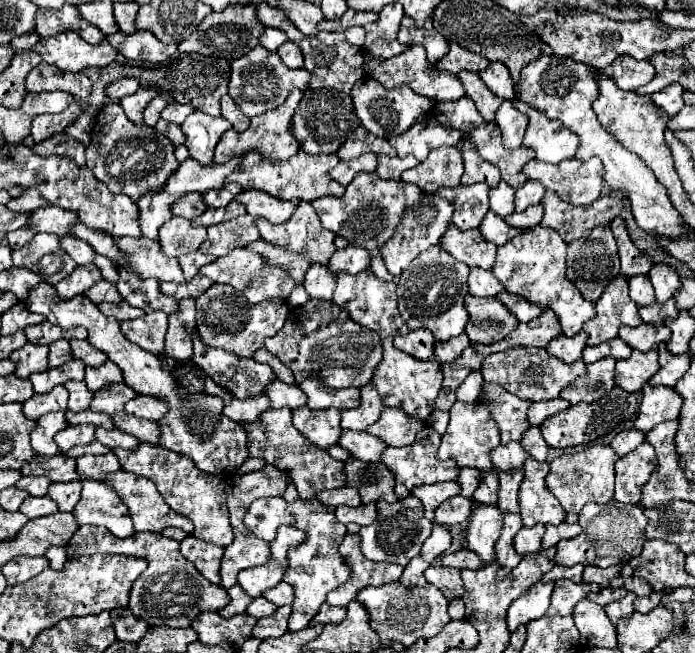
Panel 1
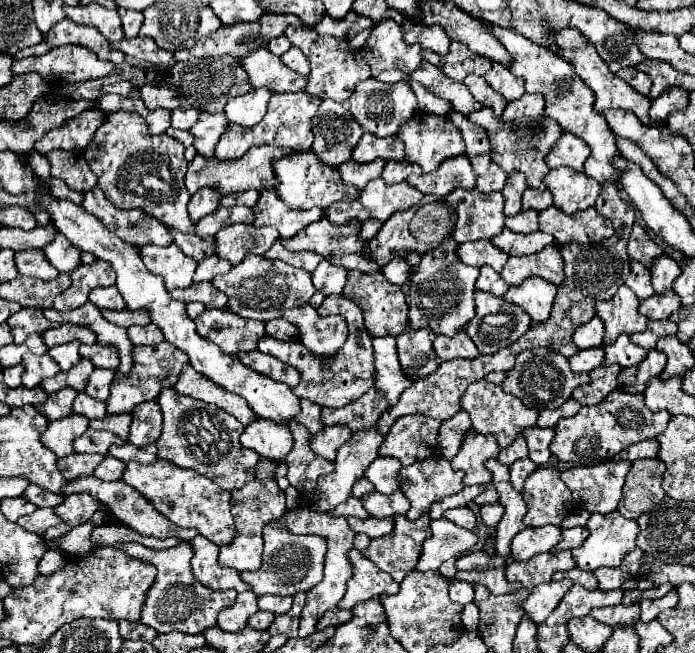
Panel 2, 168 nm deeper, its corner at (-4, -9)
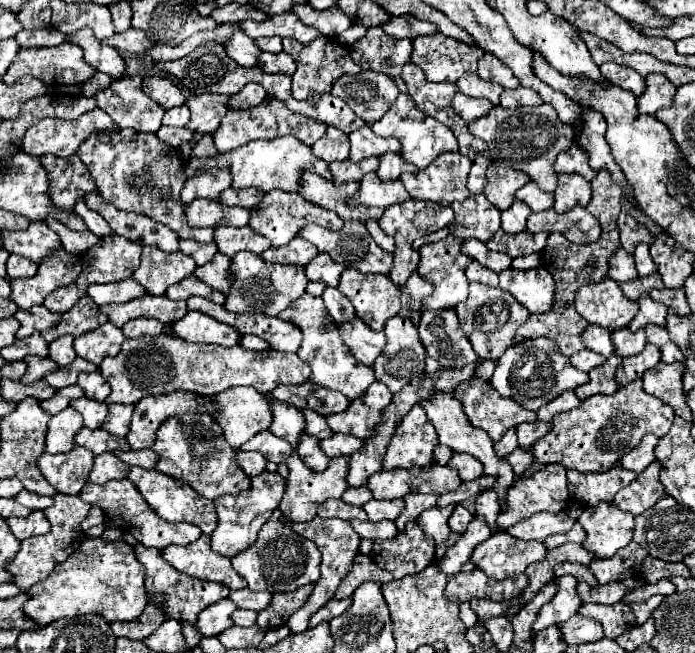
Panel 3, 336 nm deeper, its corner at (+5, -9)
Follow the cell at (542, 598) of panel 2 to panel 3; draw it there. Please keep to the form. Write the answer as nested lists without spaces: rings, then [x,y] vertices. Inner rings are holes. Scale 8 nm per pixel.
[[[560,576],[560,578],[554,578],[554,582],[558,586],[558,594],[548,604],[542,606],[534,630],[542,630],[542,628],[548,628],[552,624],[566,622],[582,606],[580,596],[576,592],[578,580],[574,576]]]

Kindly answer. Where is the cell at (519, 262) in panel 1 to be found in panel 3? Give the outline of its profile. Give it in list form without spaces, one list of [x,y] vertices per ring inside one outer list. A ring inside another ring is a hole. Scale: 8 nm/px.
[[[590,324],[588,330],[584,330],[584,340],[586,340],[586,348],[602,354],[604,358],[610,358],[614,354],[612,332],[608,328],[600,328],[596,324]]]

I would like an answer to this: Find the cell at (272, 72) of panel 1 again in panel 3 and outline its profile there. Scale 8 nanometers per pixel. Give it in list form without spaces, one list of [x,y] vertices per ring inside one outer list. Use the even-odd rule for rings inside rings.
[[[240,28],[234,30],[234,34],[224,42],[224,48],[226,48],[226,54],[236,60],[240,66],[256,66],[256,58],[260,54],[260,48],[254,44],[254,40],[242,32]]]

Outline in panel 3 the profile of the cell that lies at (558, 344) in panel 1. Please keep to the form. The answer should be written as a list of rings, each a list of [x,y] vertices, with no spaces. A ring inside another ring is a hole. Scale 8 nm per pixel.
[[[580,350],[580,352],[576,352],[576,354],[570,356],[570,362],[572,362],[572,366],[576,366],[580,370],[590,372],[592,368],[602,366],[606,362],[606,358],[600,356],[600,354],[596,354],[596,352],[592,352],[592,350]]]

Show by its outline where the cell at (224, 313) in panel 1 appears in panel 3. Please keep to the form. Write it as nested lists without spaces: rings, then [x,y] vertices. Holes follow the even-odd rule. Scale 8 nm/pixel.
[[[188,312],[182,320],[172,324],[172,332],[188,342],[234,346],[240,342],[240,332],[228,324],[222,324],[206,314]]]

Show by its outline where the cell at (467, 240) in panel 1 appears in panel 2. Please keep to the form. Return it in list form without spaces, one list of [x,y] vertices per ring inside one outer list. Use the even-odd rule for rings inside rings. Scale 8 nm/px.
[[[477,240],[477,242],[465,242],[459,244],[457,248],[457,256],[461,258],[463,264],[467,266],[491,266],[493,270],[501,270],[503,264],[507,262],[509,254],[501,252],[497,246],[493,246],[489,240]]]

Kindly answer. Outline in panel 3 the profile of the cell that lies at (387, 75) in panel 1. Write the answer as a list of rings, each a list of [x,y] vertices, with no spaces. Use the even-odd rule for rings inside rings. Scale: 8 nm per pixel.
[[[458,92],[456,98],[452,98],[452,108],[456,110],[456,114],[462,120],[472,122],[476,118],[486,116],[494,106],[492,106],[492,102],[488,102],[484,98],[470,98],[470,96],[464,96],[462,92]]]

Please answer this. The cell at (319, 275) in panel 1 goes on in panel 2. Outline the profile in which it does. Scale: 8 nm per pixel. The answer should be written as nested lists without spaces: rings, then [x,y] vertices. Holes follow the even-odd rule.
[[[321,262],[313,272],[313,286],[323,292],[325,296],[341,294],[345,286],[347,272],[341,270],[341,266],[333,266],[329,262]]]

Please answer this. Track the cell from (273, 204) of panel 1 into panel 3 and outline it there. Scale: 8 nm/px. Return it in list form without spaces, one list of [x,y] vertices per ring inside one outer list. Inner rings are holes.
[[[272,190],[272,192],[268,192],[264,198],[262,198],[262,202],[260,202],[260,206],[254,206],[252,210],[250,210],[250,226],[258,232],[258,234],[262,234],[262,236],[266,236],[270,242],[272,242],[272,246],[286,246],[292,238],[296,238],[296,234],[304,228],[304,226],[308,226],[308,224],[320,224],[320,226],[324,226],[324,228],[328,228],[328,230],[340,230],[342,226],[344,226],[344,220],[342,218],[338,218],[338,214],[336,212],[332,212],[332,210],[326,210],[326,208],[322,208],[322,206],[316,206],[316,204],[312,204],[312,202],[308,202],[304,196],[300,196],[300,194],[296,194],[296,192],[280,192],[280,190]]]

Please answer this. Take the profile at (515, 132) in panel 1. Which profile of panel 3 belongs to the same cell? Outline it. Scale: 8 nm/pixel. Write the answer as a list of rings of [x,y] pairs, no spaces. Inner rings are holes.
[[[518,86],[516,90],[504,90],[500,96],[502,108],[518,108],[518,106],[540,106],[542,98],[524,86]]]

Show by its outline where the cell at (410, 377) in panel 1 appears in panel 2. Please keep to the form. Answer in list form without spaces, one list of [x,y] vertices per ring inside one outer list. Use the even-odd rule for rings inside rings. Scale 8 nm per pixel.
[[[393,336],[373,338],[375,348],[375,388],[387,398],[389,406],[397,404],[403,390],[413,384],[409,376],[405,376],[395,348]]]

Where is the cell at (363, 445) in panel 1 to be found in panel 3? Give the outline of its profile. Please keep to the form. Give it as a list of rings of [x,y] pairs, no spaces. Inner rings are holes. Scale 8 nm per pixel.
[[[436,462],[424,468],[382,470],[378,474],[372,474],[372,478],[368,480],[368,488],[376,500],[404,498],[412,492],[442,496],[448,490],[456,490],[460,484],[462,480],[454,468],[440,466]]]

